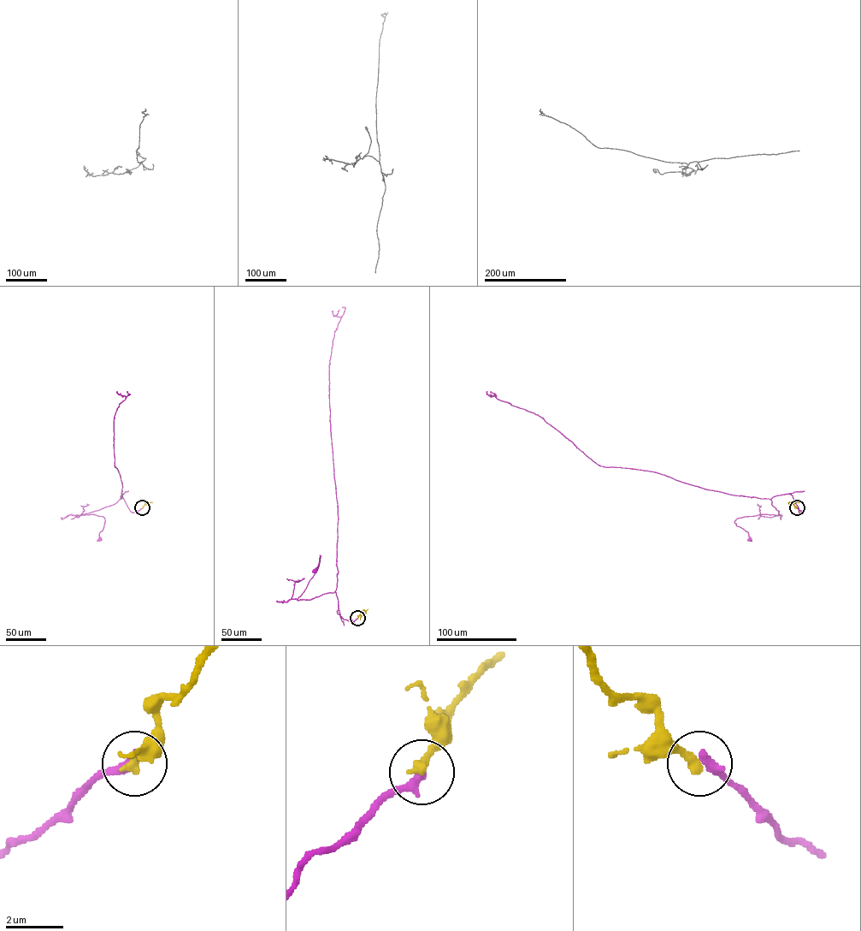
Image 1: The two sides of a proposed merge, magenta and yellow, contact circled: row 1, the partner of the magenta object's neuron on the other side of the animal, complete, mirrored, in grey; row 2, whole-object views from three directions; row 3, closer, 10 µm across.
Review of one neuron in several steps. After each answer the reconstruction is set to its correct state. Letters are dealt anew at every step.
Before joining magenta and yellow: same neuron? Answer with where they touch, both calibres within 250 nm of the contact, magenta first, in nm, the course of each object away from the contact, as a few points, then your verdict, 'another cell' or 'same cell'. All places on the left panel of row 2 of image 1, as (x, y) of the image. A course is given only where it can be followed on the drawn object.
place (142, 507); calibres 340 and 340 nm; course magenta (142, 507), (132, 512), (122, 494), (112, 505), (82, 514), (104, 517), (99, 539); course yellow (142, 507), (144, 504), (152, 502); another cell

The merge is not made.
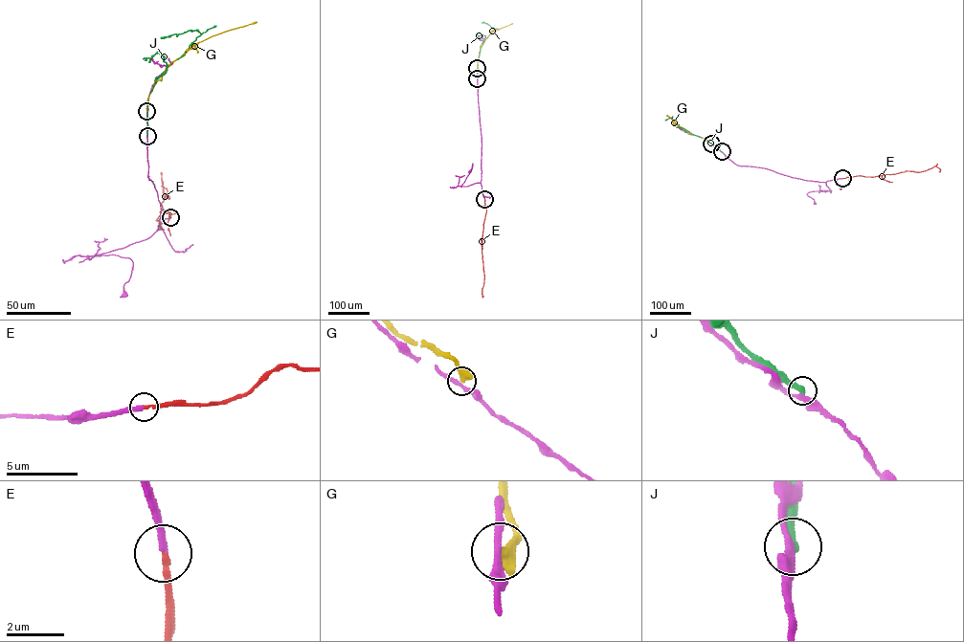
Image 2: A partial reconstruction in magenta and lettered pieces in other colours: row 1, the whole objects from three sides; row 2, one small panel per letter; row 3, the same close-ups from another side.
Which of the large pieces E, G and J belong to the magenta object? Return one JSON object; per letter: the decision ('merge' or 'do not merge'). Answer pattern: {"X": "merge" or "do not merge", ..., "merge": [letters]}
{"E": "merge", "G": "do not merge", "J": "do not merge", "merge": ["E"]}

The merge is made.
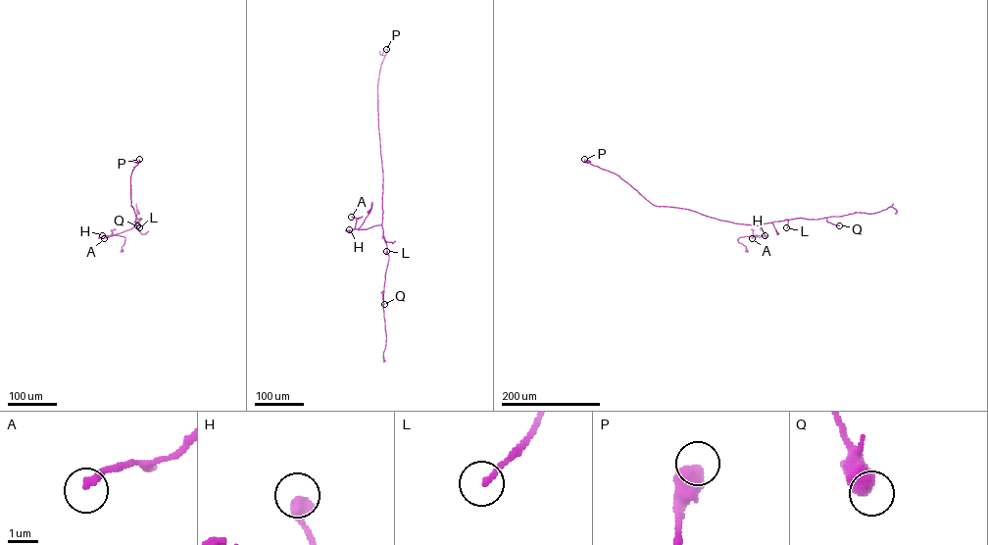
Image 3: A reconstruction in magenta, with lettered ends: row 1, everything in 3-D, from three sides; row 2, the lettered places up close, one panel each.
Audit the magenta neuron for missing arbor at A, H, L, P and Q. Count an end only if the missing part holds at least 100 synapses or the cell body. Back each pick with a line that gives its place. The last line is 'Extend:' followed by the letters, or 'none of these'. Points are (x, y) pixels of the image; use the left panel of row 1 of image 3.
Extend: none of these

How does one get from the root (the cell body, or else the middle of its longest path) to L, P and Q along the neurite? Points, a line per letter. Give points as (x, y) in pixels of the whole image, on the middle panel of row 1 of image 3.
L: (369, 212), (372, 202), (370, 211), (358, 229), (381, 224), (386, 251)
P: (369, 212), (372, 202), (358, 229), (380, 224), (382, 222), (377, 84), (386, 49)
Q: (369, 212), (372, 202), (370, 211), (358, 229), (381, 225), (389, 257), (381, 292), (384, 304)

